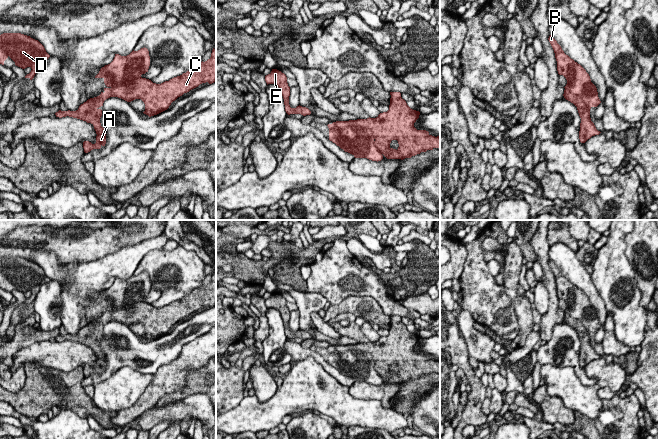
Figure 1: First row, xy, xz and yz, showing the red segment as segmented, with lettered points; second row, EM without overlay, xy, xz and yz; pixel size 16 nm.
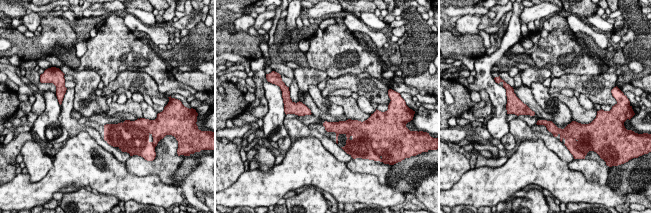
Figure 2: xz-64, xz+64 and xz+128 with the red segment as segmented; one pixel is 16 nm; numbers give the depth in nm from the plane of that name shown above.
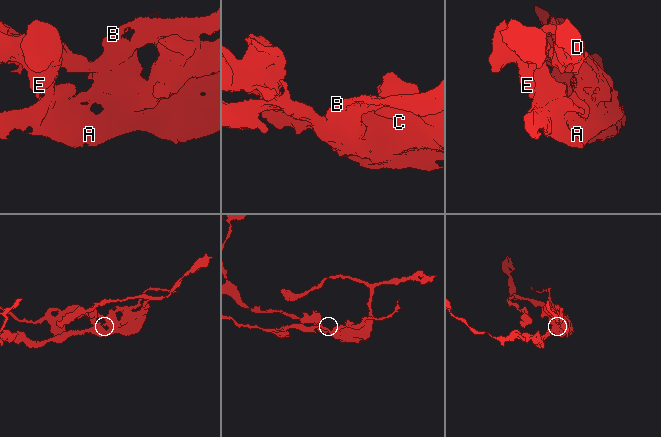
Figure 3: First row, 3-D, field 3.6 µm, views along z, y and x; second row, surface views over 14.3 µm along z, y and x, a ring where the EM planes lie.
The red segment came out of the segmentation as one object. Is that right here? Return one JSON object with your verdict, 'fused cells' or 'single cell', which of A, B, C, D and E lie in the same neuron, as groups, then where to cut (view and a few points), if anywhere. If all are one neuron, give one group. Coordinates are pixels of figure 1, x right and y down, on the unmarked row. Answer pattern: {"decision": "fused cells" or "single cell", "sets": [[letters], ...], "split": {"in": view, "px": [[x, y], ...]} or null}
{"decision": "fused cells", "sets": [["A", "C", "E"], ["B", "D"]], "split": {"in": "xz", "px": [[329, 352], [345, 352], [350, 348], [357, 348], [374, 362]]}}

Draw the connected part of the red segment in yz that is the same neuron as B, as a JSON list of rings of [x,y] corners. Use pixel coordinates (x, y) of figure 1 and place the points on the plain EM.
[[[551,259],[548,264],[555,277],[558,298],[563,299],[567,304],[564,312],[567,312],[573,318],[581,320],[590,336],[592,331],[597,331],[601,327],[596,310],[591,306],[586,294],[566,279]]]

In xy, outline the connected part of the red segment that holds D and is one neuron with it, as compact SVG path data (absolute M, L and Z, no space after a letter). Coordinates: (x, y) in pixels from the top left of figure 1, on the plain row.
M3 257L0 259L0 288L10 281L15 289L32 294L25 302L32 304L40 290L40 286L48 283L50 279L44 270L30 260L21 257Z

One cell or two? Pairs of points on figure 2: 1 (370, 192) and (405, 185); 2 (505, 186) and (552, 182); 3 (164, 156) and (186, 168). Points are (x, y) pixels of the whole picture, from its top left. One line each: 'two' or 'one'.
1: two
2: one
3: two

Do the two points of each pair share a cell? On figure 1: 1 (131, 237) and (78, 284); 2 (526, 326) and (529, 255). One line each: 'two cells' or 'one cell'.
1: two cells
2: two cells

